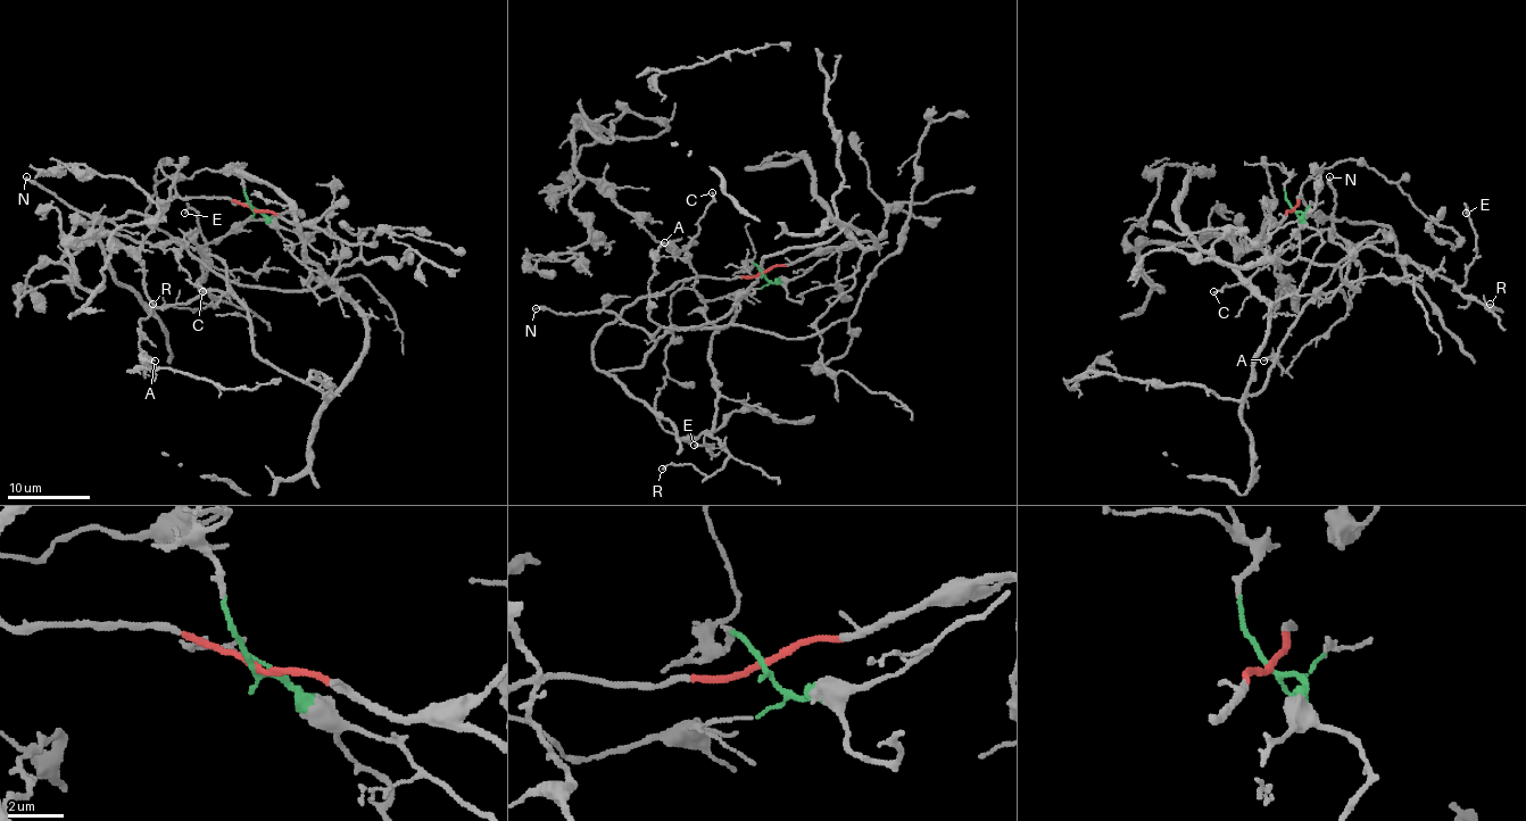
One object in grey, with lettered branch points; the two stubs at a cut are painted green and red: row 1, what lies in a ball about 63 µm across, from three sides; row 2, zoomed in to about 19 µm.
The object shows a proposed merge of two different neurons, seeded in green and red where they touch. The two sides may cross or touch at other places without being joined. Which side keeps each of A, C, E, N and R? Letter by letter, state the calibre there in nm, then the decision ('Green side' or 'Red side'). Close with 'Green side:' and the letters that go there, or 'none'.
A: Thickness 170 nm. Green side
C: Thickness 150 nm. Green side
E: Thickness 120 nm. Green side
N: Thickness 240 nm. Green side
R: Thickness 160 nm. Green side
Green side: A, C, E, N, R

